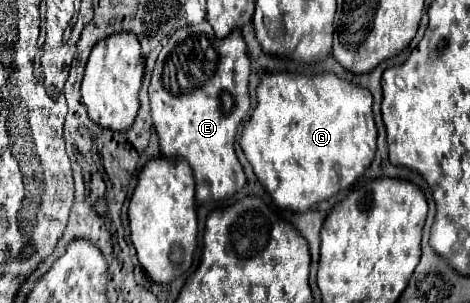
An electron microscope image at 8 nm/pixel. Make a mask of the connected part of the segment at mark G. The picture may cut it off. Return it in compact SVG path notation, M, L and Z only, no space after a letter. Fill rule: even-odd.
M284 71L266 73L256 87L256 107L254 107L254 111L240 135L240 147L242 147L244 155L248 157L258 181L272 195L272 199L278 207L292 209L292 211L306 211L314 203L320 203L320 201L332 197L334 193L338 193L340 189L350 187L370 167L374 153L376 153L376 123L374 123L374 115L372 115L372 93L360 85L354 85L354 83L334 75L334 73L322 73L322 75L300 75L300 73L284 73Z

